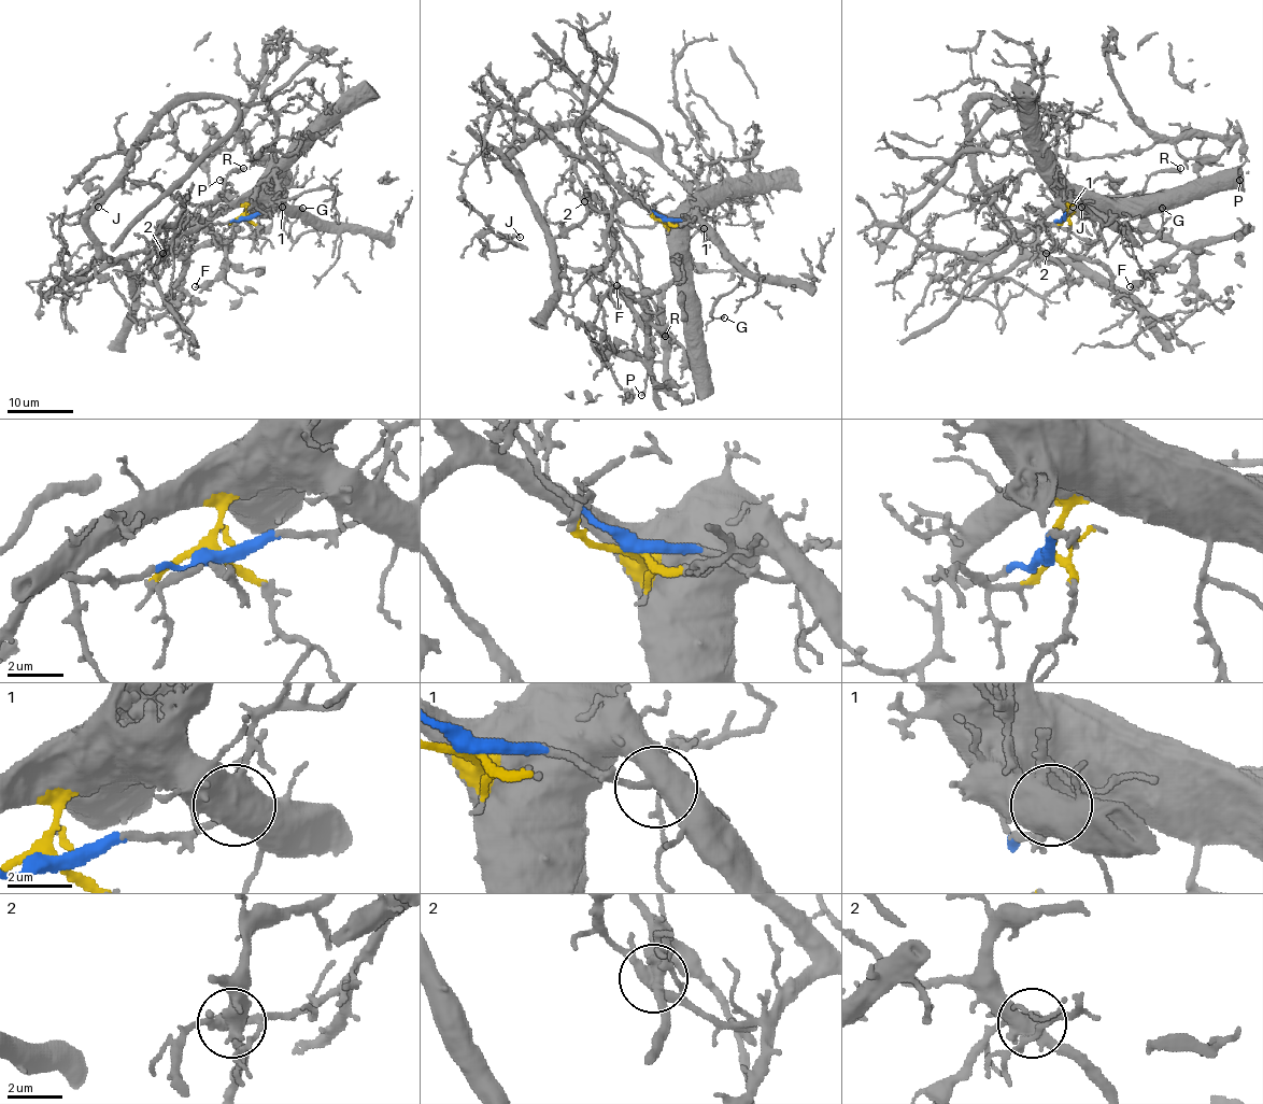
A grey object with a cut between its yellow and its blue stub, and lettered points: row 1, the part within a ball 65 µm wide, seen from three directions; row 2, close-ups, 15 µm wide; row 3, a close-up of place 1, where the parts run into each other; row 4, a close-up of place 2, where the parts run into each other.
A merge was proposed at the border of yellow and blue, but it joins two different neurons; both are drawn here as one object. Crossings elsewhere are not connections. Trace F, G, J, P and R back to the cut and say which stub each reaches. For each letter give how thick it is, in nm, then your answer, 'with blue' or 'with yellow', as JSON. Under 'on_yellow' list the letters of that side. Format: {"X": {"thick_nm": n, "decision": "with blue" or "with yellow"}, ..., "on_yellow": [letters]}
{"F": {"thick_nm": 160, "decision": "with yellow"}, "G": {"thick_nm": 130, "decision": "with yellow"}, "J": {"thick_nm": 160, "decision": "with blue"}, "P": {"thick_nm": 180, "decision": "with blue"}, "R": {"thick_nm": 300, "decision": "with blue"}, "on_yellow": ["F", "G"]}

